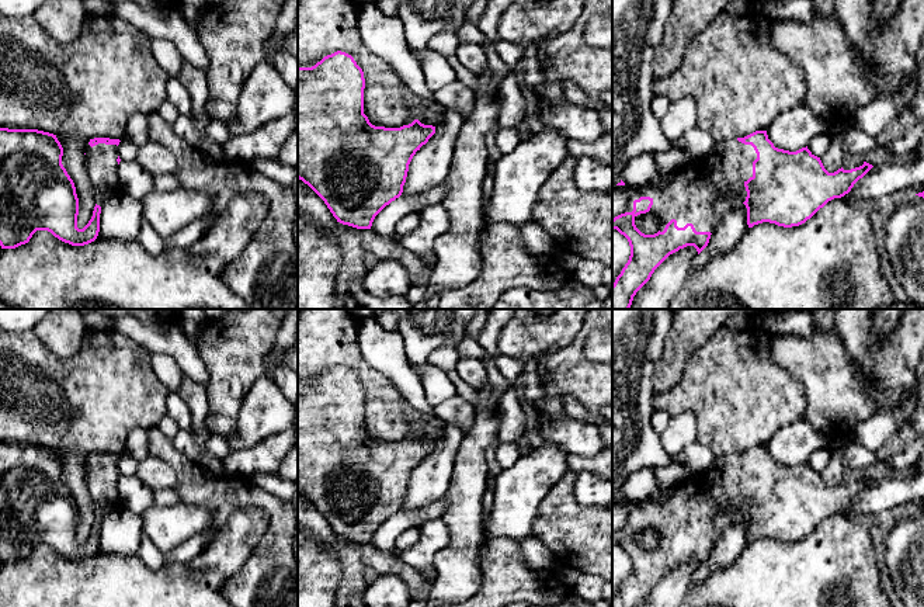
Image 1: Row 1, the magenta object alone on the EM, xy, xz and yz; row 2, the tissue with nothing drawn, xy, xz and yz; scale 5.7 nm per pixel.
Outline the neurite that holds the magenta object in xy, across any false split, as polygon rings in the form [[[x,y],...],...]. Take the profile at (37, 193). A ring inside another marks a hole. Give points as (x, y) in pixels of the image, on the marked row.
[[[0,128],[0,246],[15,249],[37,230],[48,230],[72,246],[94,242],[103,204],[122,192],[118,180],[119,139],[90,139],[84,159],[95,207],[88,223],[77,228],[79,198],[62,164],[56,135],[38,129]]]

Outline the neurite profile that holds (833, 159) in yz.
[[[833,128],[830,148],[820,157],[820,160],[829,173],[834,173],[843,167],[843,162],[845,160],[844,138],[843,138],[843,132],[838,131],[837,128]]]

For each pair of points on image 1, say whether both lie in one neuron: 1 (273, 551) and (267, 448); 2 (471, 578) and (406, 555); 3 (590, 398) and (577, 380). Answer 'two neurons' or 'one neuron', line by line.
1: two neurons
2: two neurons
3: one neuron

